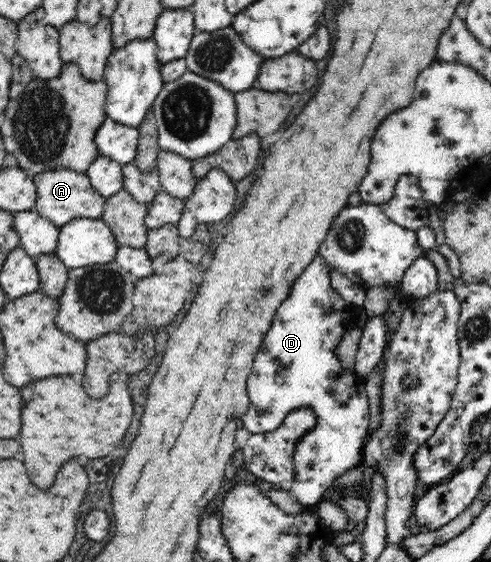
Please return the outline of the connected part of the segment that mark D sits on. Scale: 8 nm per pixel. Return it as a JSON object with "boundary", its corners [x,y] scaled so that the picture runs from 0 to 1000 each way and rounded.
{"boundary":[[[646,456],[621,486],[609,491],[593,512],[593,525],[576,536],[556,566],[552,582],[540,593],[536,607],[513,646],[507,667],[509,730],[493,742],[493,760],[515,772],[538,772],[560,767],[576,756],[589,735],[613,726],[633,726],[642,737],[642,760],[629,763],[599,802],[599,835],[593,859],[587,863],[593,879],[621,900],[646,897],[662,872],[676,863],[678,852],[723,831],[735,819],[747,763],[752,760],[754,710],[745,701],[739,671],[699,657],[684,630],[686,616],[719,582],[723,562],[731,557],[733,539],[723,546],[690,527],[674,507],[672,486],[682,480],[658,456]]]}

